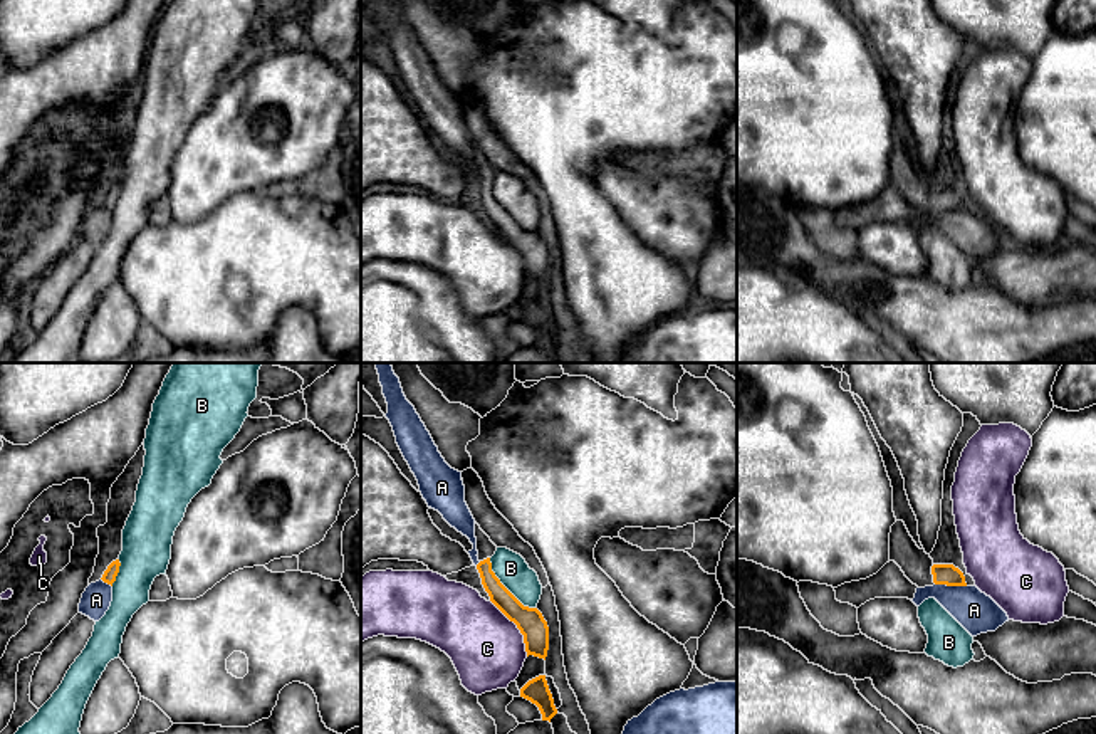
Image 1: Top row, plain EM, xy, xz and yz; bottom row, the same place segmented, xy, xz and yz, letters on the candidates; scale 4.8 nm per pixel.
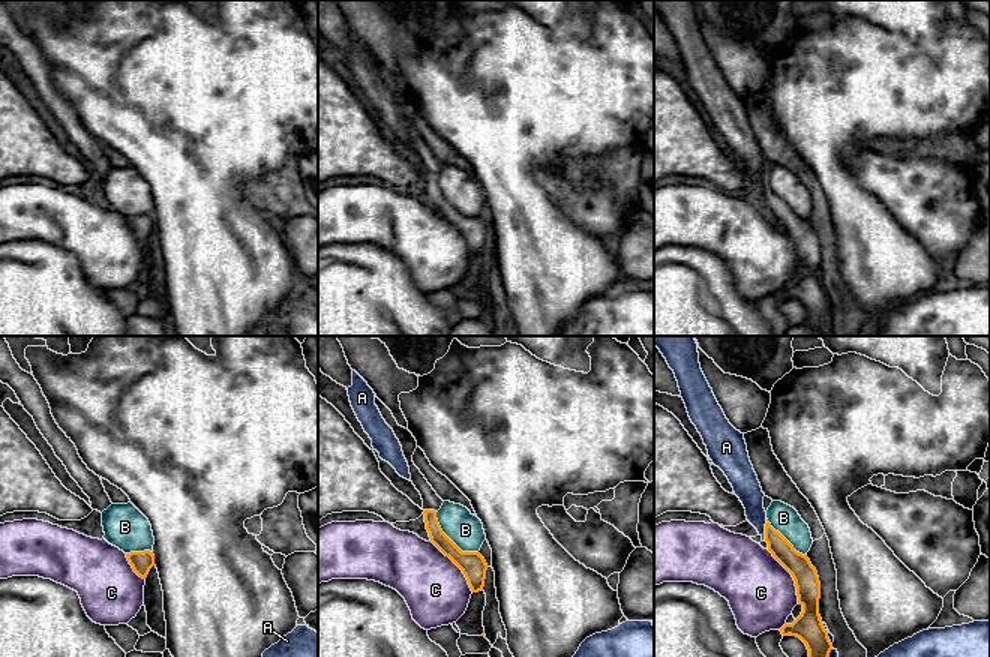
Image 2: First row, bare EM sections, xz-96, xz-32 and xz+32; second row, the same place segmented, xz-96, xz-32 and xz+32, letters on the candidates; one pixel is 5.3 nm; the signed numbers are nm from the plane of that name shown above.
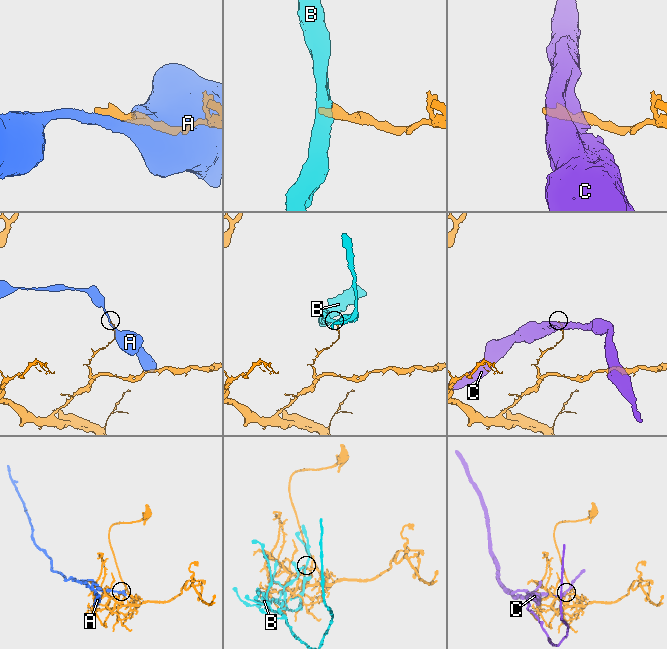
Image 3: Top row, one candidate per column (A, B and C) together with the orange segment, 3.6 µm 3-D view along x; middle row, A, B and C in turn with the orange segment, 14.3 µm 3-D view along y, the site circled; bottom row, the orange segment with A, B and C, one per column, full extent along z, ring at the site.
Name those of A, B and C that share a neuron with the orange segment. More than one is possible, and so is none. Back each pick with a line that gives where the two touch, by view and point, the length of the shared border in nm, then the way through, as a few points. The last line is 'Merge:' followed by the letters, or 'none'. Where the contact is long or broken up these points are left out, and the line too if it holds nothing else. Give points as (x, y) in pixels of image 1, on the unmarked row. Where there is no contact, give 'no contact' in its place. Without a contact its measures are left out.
Merge: none

